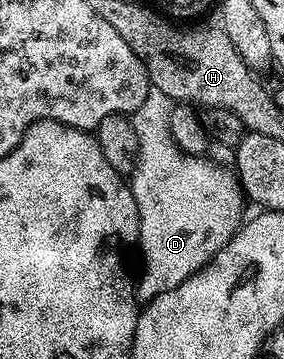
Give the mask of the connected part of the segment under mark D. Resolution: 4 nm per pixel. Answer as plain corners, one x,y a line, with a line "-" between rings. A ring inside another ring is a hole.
151,88
144,103
132,114
134,136
140,139
138,162
132,172
132,188
140,219
138,243
142,253
142,277
140,273
136,281
136,297
142,303
164,291
172,291
172,287
180,287
184,279
191,277
197,269
203,269
234,238
244,221
244,194
238,177
229,168
215,164
205,156
193,157
180,151
170,130
171,108
170,98
159,89

